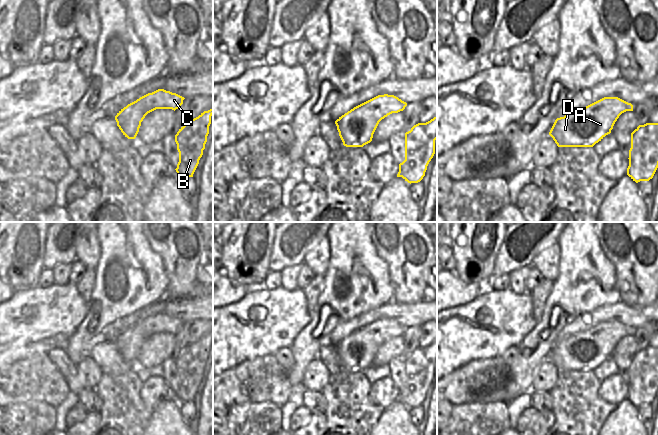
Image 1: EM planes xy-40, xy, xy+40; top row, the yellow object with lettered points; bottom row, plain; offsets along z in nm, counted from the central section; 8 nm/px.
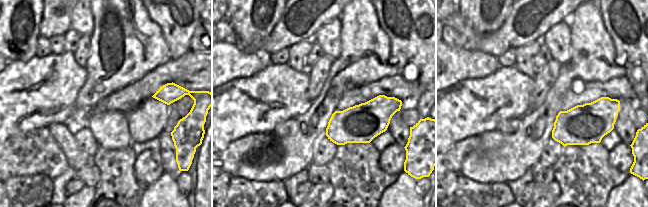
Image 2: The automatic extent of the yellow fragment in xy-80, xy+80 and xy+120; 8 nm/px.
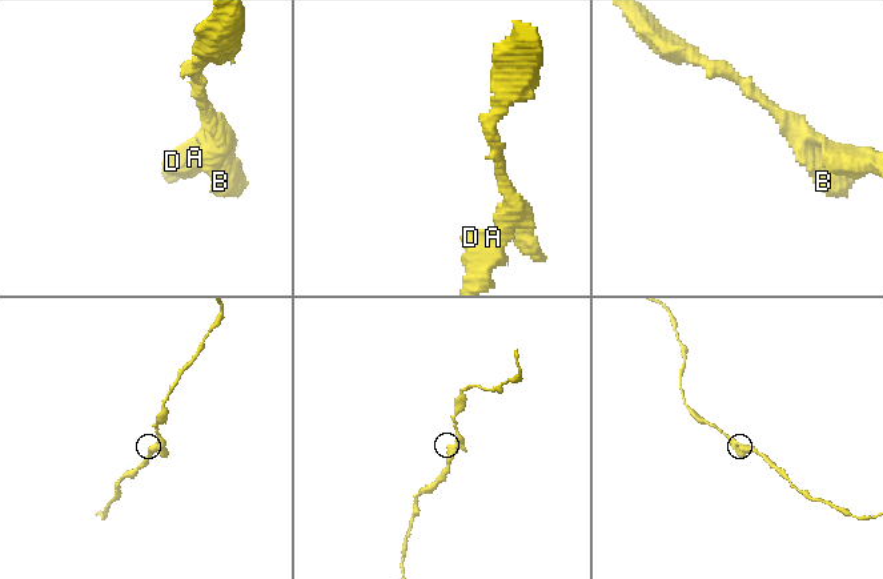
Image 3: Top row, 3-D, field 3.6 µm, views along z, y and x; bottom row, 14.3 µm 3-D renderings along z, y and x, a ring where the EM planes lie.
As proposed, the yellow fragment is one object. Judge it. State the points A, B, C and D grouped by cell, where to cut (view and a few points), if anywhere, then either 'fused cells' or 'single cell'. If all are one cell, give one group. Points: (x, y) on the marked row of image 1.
A B C D | no cut | single cell

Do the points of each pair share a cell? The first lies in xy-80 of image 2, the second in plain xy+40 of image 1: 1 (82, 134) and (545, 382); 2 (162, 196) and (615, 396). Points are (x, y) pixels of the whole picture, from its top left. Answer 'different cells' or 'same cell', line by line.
1: same cell
2: different cells

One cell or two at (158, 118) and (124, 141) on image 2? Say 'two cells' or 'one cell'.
two cells

